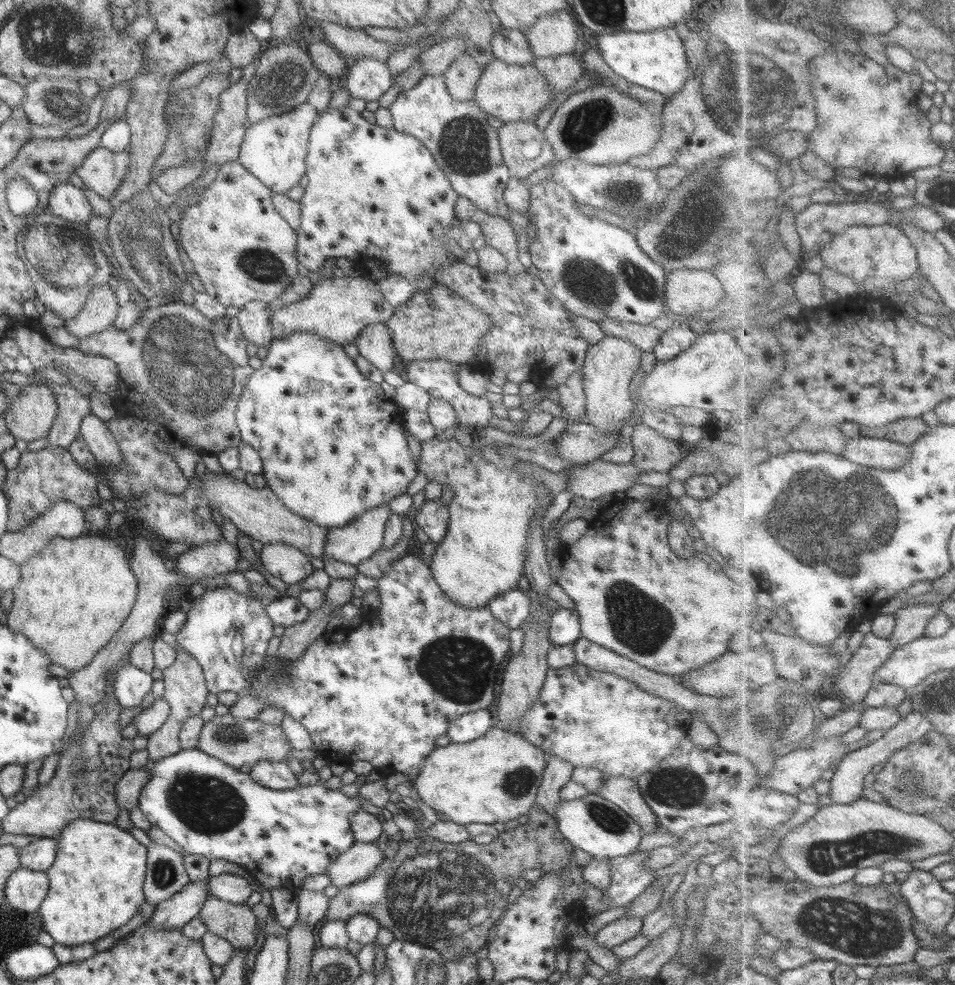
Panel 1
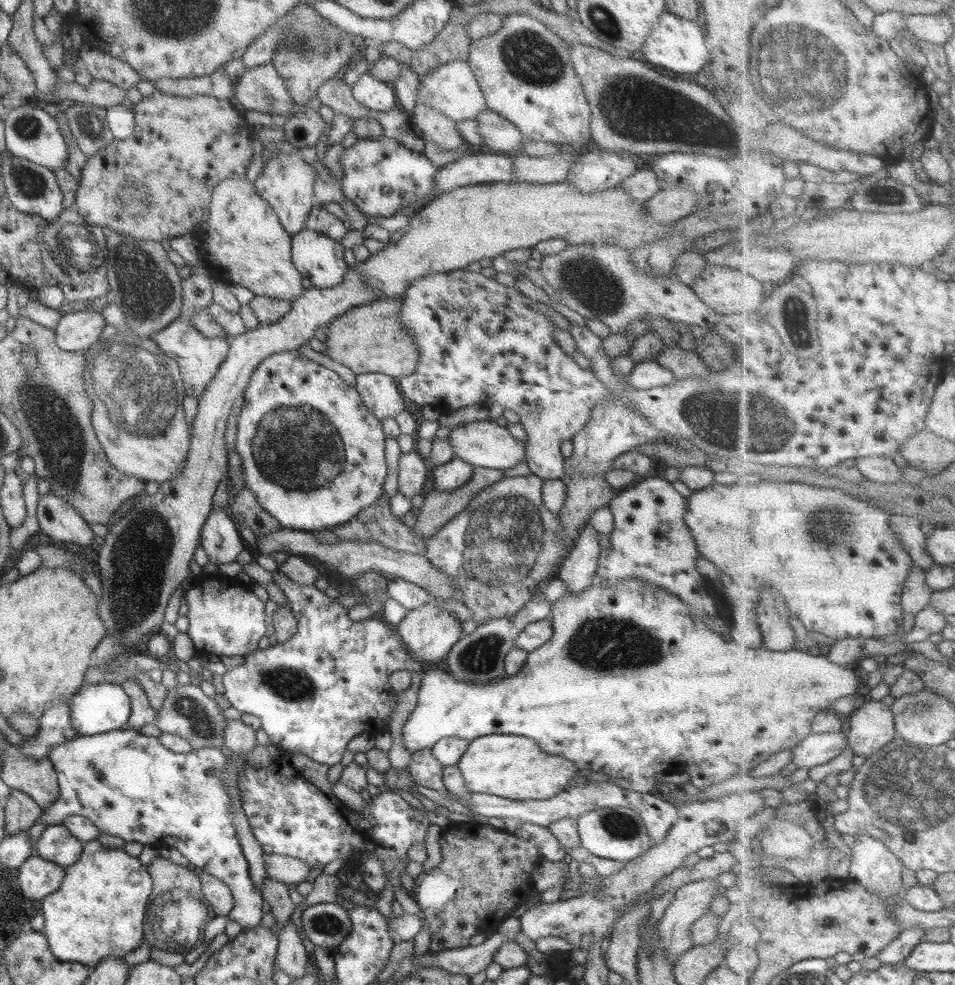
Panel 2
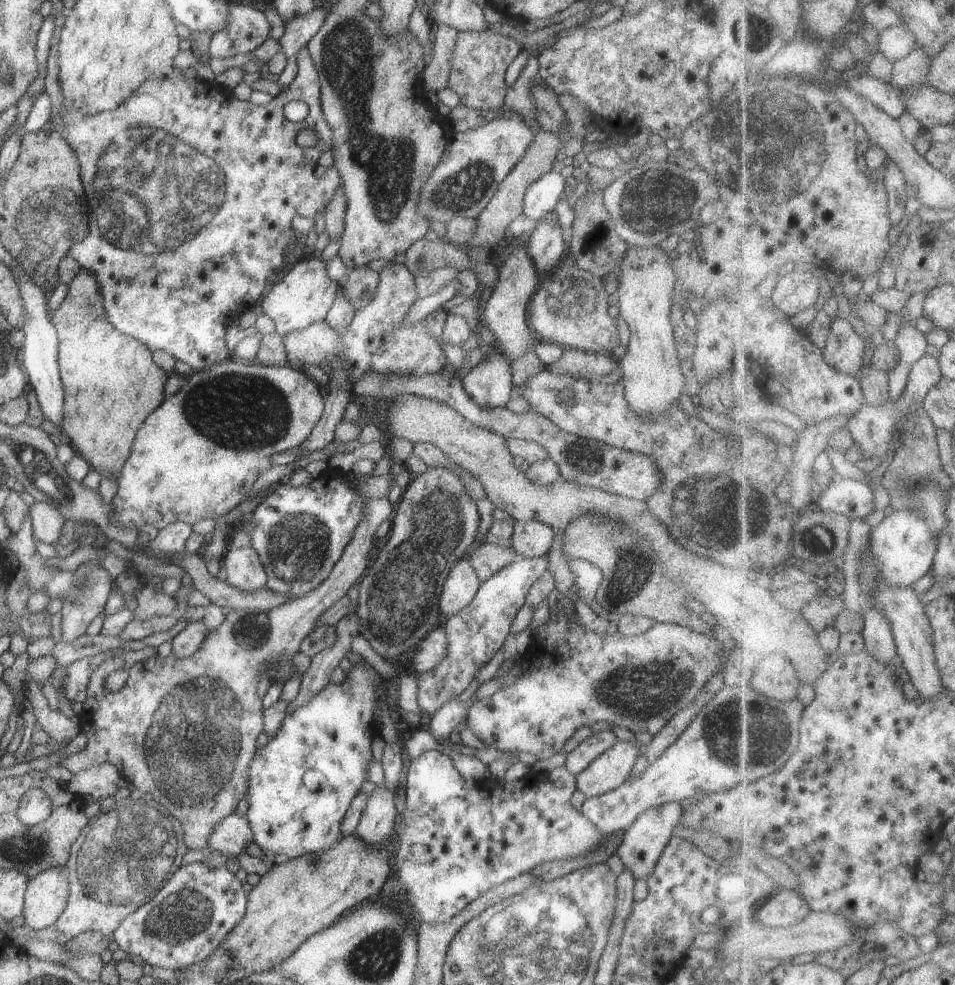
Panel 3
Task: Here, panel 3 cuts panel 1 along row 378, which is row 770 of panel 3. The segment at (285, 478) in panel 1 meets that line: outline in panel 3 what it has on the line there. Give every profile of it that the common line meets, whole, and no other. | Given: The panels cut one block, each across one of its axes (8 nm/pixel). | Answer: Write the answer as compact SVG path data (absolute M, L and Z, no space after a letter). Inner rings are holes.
M358 662L358 664L353 664L350 668L350 672L346 673L346 680L340 682L340 684L329 683L328 686L324 686L322 692L318 692L308 704L304 704L302 708L294 710L292 714L286 714L280 729L270 741L263 741L263 747L257 750L252 762L250 762L250 774L248 778L248 810L246 819L250 824L250 829L253 833L253 840L262 852L266 855L270 864L283 864L293 860L294 858L299 858L300 856L311 856L312 852L326 852L330 848L336 846L338 840L344 838L344 832L340 828L342 824L342 818L346 814L346 810L350 808L352 803L352 798L356 798L358 792L360 792L360 786L364 782L368 781L368 764L372 762L372 738L375 736L376 729L376 702L378 702L378 696L380 696L380 686L382 686L383 678L370 666L367 662Z

